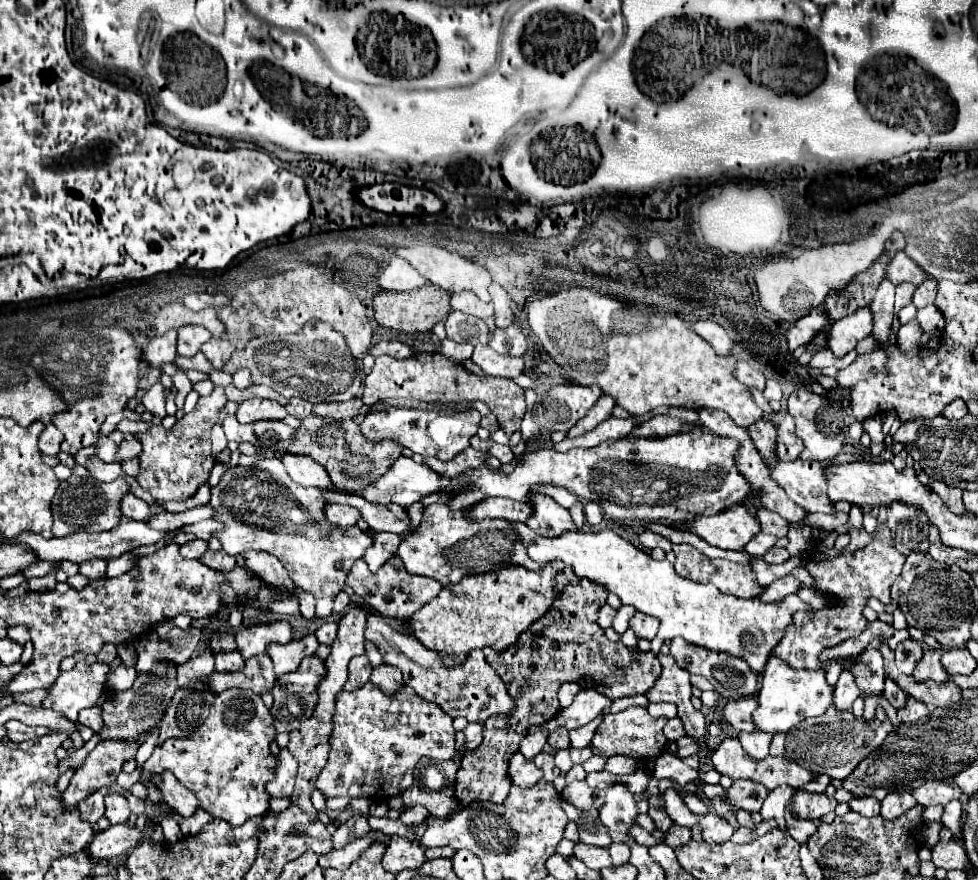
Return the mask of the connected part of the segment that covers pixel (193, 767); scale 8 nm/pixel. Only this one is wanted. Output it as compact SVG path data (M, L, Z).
M221 695L215 697L211 705L211 713L205 719L205 723L197 729L197 733L191 735L193 745L177 745L177 739L167 739L161 747L155 747L153 755L145 761L141 779L145 781L151 773L163 773L171 771L181 785L185 785L197 801L201 801L201 809L209 811L215 819L223 819L231 825L243 825L251 817L259 817L269 809L269 795L265 793L265 783L273 779L273 755L269 749L269 743L275 739L275 727L273 717L269 709L263 705L259 695L237 695L229 699L229 705L221 705Z

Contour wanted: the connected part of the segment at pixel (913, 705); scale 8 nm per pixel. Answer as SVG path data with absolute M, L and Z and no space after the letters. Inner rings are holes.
M913 697L907 699L907 707L899 709L899 721L901 723L915 723L915 721L919 721L925 715L929 715L927 705L917 701L917 699L913 699Z

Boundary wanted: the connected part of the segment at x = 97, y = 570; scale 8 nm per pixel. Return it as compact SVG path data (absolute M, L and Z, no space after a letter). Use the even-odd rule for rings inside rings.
M85 561L79 565L79 573L83 573L89 579L101 579L105 577L107 561Z

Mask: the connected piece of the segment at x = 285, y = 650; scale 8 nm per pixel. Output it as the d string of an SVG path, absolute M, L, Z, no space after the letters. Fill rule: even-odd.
M305 635L303 639L293 639L285 645L271 643L267 649L267 655L275 663L275 675L285 675L297 669L305 657L313 657L315 649L319 647L315 635Z

